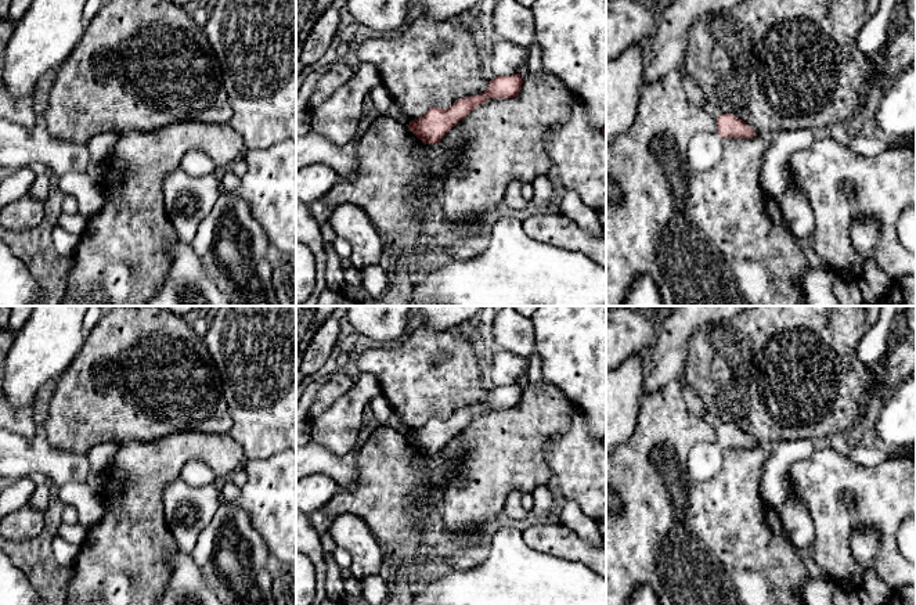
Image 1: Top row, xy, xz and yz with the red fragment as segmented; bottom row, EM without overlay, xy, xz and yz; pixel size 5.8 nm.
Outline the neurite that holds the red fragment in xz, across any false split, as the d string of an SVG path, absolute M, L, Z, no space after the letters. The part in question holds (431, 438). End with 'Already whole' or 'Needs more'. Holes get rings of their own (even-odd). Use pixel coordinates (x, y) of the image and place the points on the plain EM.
M519 383L495 386L488 392L484 403L457 410L450 418L432 417L429 421L412 431L408 437L425 454L439 454L459 431L488 408L513 408L520 403L523 390Z. Already whole

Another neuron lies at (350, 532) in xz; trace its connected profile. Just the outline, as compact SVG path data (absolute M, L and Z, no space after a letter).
M340 514L332 522L328 533L338 547L350 554L351 565L349 569L353 577L363 580L379 573L386 550L361 516Z

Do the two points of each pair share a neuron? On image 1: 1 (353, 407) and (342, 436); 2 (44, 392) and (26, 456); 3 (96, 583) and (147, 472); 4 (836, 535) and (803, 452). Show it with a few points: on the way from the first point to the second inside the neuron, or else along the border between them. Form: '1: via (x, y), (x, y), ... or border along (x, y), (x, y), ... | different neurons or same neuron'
1: via (346, 414), (342, 421), (342, 429) | same neuron
2: via (42, 407), (39, 440) | same neuron
3: via (123, 555), (132, 543), (133, 500) | same neuron
4: border along (814, 449), (807, 457), (793, 465), (792, 479) | different neurons

